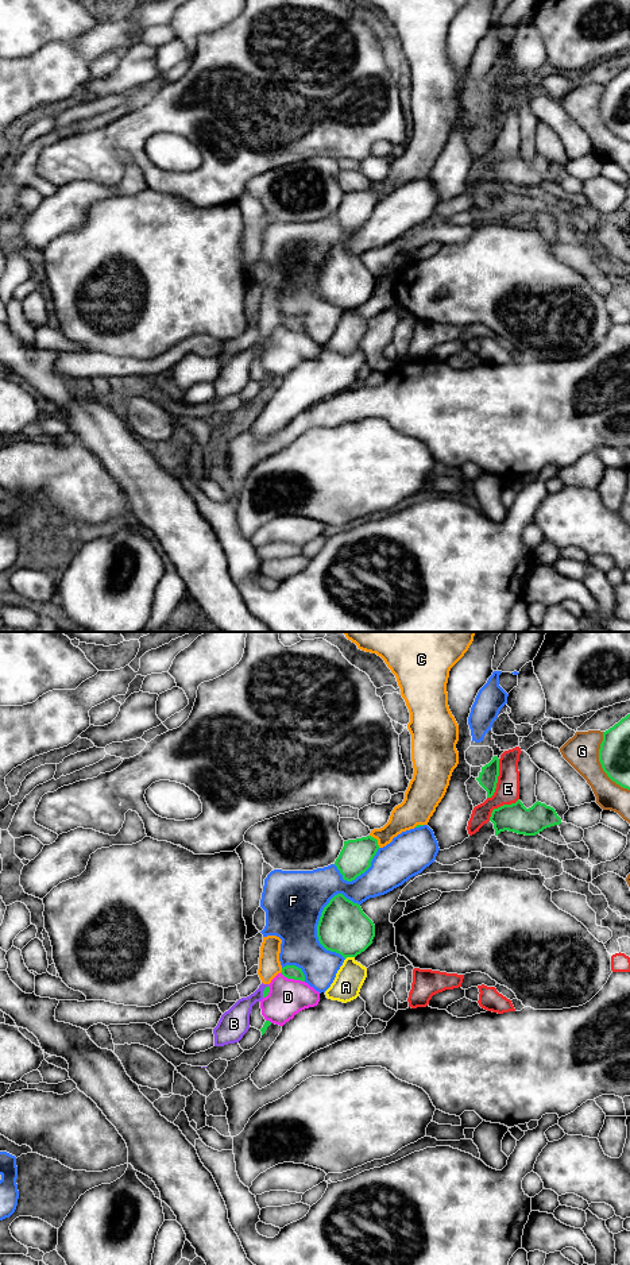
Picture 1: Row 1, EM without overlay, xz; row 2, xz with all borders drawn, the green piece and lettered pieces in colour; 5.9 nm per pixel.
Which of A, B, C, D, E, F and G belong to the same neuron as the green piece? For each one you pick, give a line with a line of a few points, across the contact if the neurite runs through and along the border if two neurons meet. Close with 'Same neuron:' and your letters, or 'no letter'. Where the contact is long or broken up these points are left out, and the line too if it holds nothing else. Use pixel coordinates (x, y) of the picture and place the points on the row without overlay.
Same neuron: no letter

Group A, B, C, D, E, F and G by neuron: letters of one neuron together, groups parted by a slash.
A / B C / D / E / F / G

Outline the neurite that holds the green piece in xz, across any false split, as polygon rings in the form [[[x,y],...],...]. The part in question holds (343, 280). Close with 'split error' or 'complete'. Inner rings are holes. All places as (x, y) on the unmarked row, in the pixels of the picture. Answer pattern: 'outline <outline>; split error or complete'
outline [[[337,246],[321,265],[317,289],[326,302],[336,304],[344,311],[356,309],[372,296],[375,277],[360,257]]]; complete

